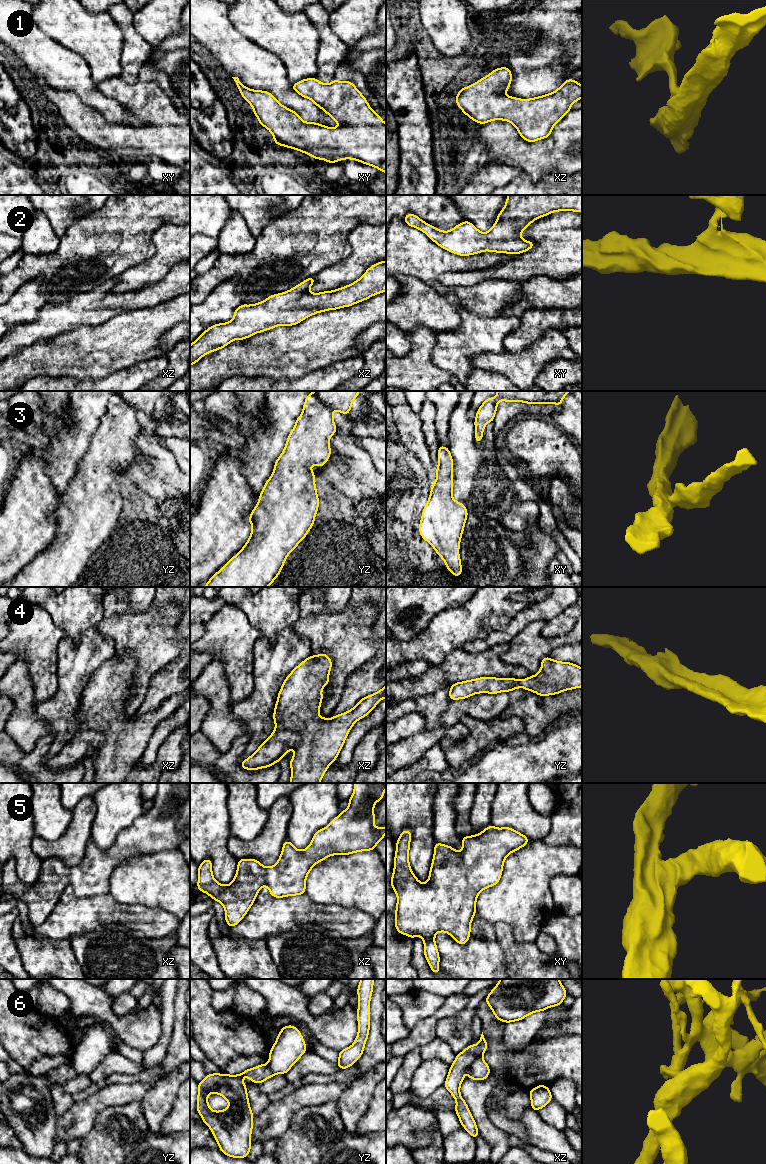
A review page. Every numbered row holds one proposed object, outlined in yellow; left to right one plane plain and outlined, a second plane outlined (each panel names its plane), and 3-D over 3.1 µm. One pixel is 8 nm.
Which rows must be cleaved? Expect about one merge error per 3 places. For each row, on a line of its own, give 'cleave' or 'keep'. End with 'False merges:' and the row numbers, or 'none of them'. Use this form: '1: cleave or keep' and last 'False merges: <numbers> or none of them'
1: keep
2: keep
3: keep
4: keep
5: keep
6: cleave
False merges: 6

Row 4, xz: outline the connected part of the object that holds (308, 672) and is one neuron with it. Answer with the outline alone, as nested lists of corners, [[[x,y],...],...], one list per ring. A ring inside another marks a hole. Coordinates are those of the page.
[[[326,653],[311,655],[295,667],[284,680],[278,693],[273,712],[275,730],[259,748],[239,766],[246,770],[258,770],[271,767],[294,749],[290,760],[291,779],[289,783],[320,783],[323,775],[339,755],[341,748],[352,728],[361,718],[366,717],[386,698],[386,685],[378,692],[362,698],[351,710],[335,715],[331,719],[320,718],[319,710],[323,700],[322,688],[329,684],[332,660]]]

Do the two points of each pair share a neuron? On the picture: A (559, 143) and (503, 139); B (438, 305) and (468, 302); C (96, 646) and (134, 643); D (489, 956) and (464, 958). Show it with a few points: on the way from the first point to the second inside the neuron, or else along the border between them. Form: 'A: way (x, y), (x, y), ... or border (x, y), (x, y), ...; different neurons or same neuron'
A: way (545, 149), (517, 149); same neuron
B: way (445, 305), (452, 301), (461, 301); same neuron
C: border (113, 642), (116, 654); different neurons
D: way (483, 957), (470, 958); same neuron

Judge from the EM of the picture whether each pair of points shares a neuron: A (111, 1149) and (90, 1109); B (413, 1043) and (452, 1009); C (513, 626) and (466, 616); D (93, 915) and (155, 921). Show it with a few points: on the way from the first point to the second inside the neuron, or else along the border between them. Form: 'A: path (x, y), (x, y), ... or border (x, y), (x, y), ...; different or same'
A: border (116, 1106), (105, 1108), (82, 1138); different
B: path (422, 1033), (442, 1013); same
C: border (524, 609), (520, 610), (507, 626), (500, 631); different
D: path (108, 915), (127, 915), (140, 918); same

